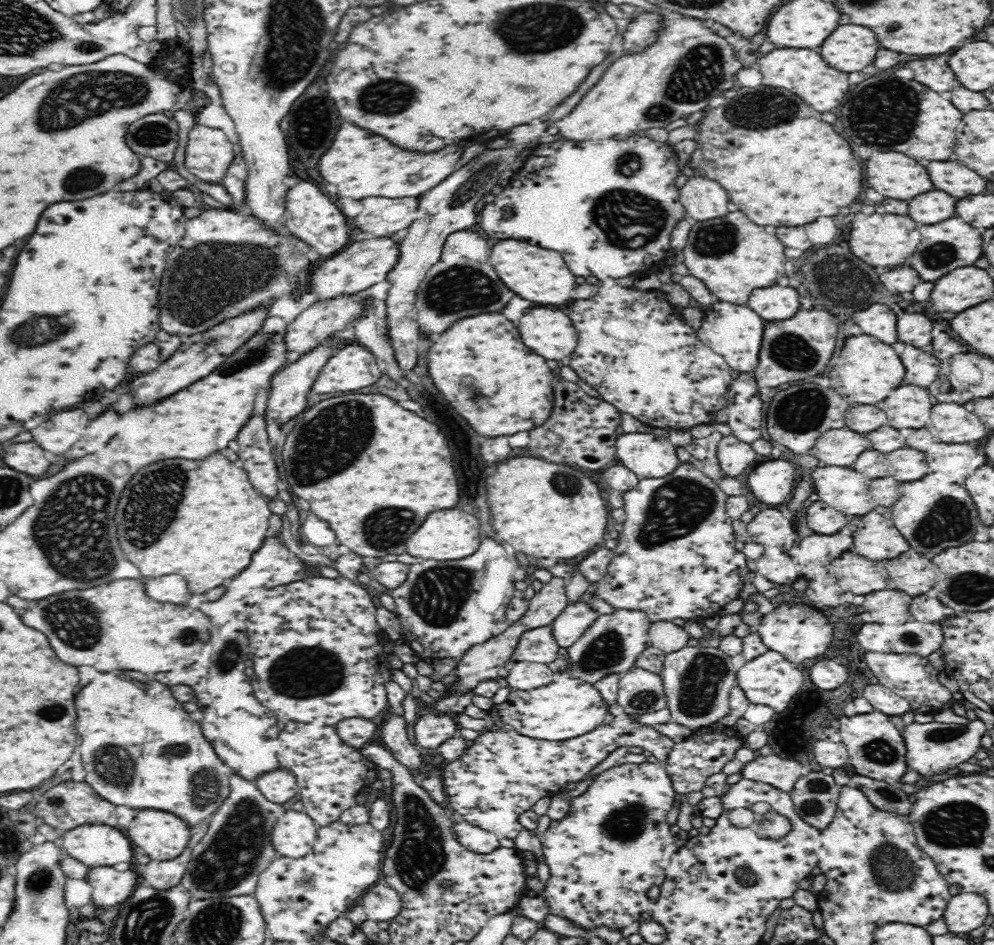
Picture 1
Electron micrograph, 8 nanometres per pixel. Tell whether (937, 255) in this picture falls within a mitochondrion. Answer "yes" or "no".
yes

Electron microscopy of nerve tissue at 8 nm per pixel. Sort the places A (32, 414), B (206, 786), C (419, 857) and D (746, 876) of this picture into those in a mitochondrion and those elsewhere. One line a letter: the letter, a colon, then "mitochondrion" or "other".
A: other
B: mitochondrion
C: mitochondrion
D: mitochondrion

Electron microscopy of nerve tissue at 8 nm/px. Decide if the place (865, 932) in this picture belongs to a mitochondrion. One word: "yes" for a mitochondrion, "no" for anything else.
no

